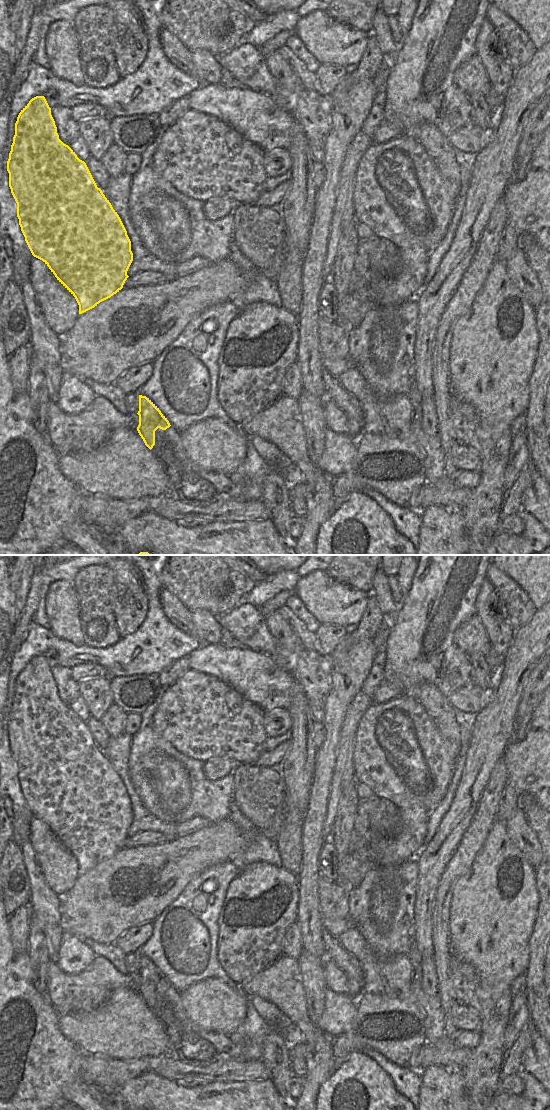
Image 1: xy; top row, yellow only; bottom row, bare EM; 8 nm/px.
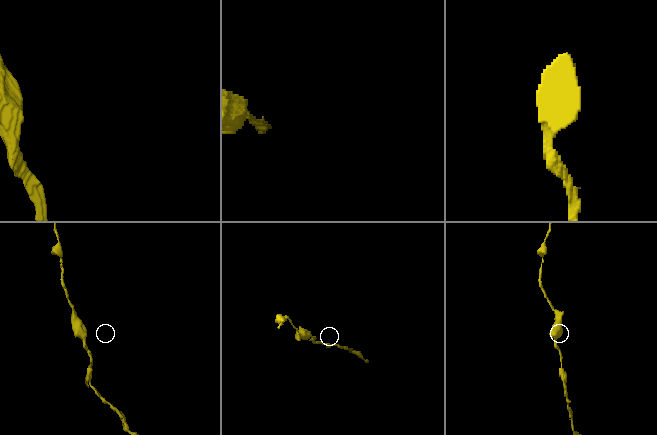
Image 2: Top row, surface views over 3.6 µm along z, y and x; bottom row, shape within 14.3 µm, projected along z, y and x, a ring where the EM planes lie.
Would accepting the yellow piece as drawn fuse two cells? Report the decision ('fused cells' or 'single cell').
single cell

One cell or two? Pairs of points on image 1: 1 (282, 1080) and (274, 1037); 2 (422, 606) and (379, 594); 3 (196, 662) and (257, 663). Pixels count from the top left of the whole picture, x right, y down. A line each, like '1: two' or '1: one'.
1: one
2: two
3: one

